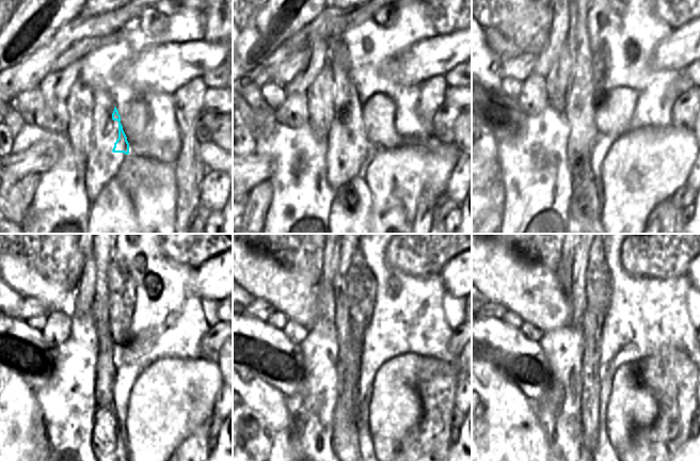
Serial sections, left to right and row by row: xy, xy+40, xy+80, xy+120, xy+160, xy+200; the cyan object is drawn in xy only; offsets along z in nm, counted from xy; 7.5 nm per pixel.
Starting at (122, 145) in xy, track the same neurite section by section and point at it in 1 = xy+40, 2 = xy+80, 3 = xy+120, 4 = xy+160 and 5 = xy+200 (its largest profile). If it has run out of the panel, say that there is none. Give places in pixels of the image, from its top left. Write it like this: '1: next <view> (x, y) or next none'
1: next xy+40 (361, 145)
2: next xy+80 (599, 48)
3: next xy+120 (121, 286)
4: next xy+160 (360, 282)
5: next xy+200 (598, 277)

